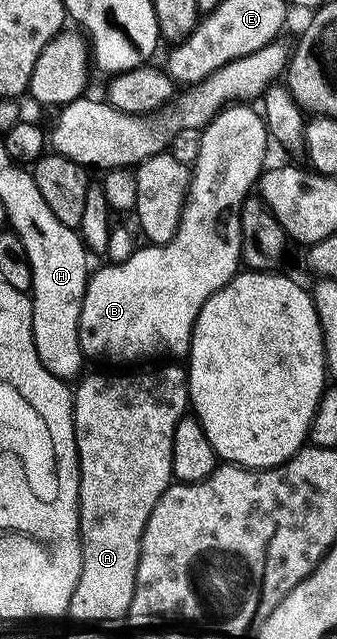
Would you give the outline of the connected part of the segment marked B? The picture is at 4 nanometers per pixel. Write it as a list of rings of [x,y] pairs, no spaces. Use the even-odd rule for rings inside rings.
[[[226,105],[200,132],[201,144],[197,147],[197,160],[191,163],[189,177],[189,190],[185,195],[185,203],[182,205],[181,220],[178,229],[169,243],[161,246],[145,245],[145,248],[137,249],[126,263],[109,263],[92,272],[89,276],[89,284],[83,297],[83,309],[79,313],[79,345],[82,356],[93,359],[149,359],[152,355],[181,355],[188,356],[189,344],[193,342],[193,327],[197,324],[199,313],[203,305],[219,289],[223,289],[238,274],[241,263],[241,205],[250,198],[255,184],[261,178],[263,168],[266,166],[265,150],[271,147],[269,130],[265,126],[262,112],[252,111],[249,105]]]

